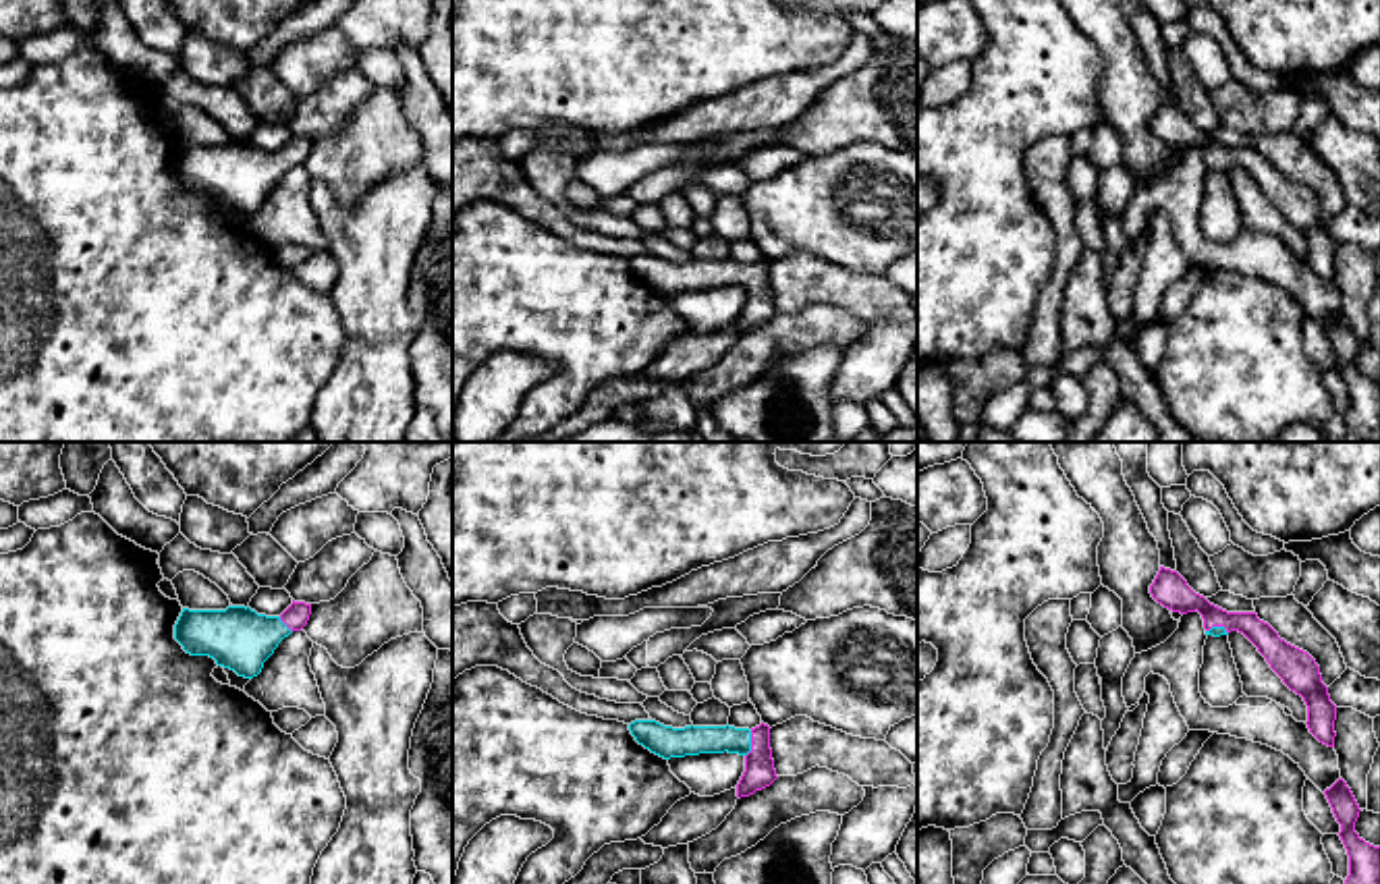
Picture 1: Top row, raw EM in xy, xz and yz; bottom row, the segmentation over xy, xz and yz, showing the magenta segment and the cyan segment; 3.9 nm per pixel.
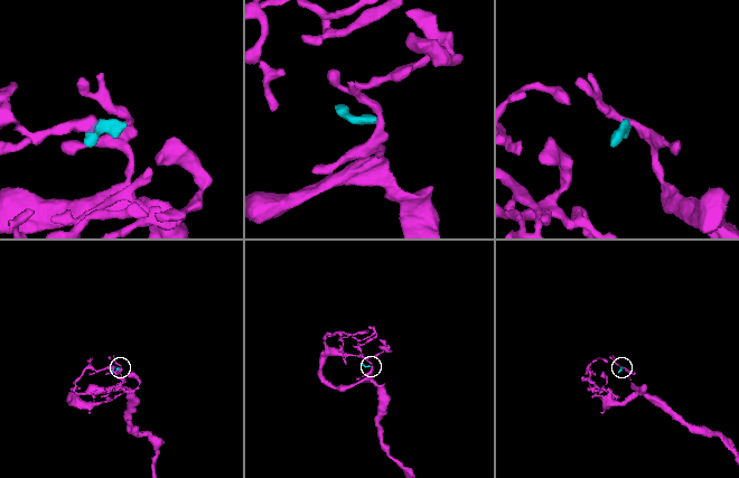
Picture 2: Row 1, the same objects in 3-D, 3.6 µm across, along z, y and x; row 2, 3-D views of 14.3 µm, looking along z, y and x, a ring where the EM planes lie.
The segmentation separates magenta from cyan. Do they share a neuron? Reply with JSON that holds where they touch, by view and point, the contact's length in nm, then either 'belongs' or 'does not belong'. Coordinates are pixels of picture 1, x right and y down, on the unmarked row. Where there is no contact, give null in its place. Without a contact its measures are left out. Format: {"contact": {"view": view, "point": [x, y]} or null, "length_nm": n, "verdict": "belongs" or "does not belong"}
{"contact": {"view": "xz", "point": [752, 279]}, "length_nm": 110, "verdict": "belongs"}

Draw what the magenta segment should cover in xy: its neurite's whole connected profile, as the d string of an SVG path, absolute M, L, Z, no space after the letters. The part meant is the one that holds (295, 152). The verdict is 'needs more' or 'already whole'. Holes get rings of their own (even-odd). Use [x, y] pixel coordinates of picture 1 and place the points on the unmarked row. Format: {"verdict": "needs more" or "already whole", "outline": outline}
{"verdict": "needs more", "outline": "M295 137L280 151L257 149L249 141L226 145L183 143L174 174L191 191L210 191L218 201L253 214L278 178L293 166L301 166L311 149L311 139Z"}

